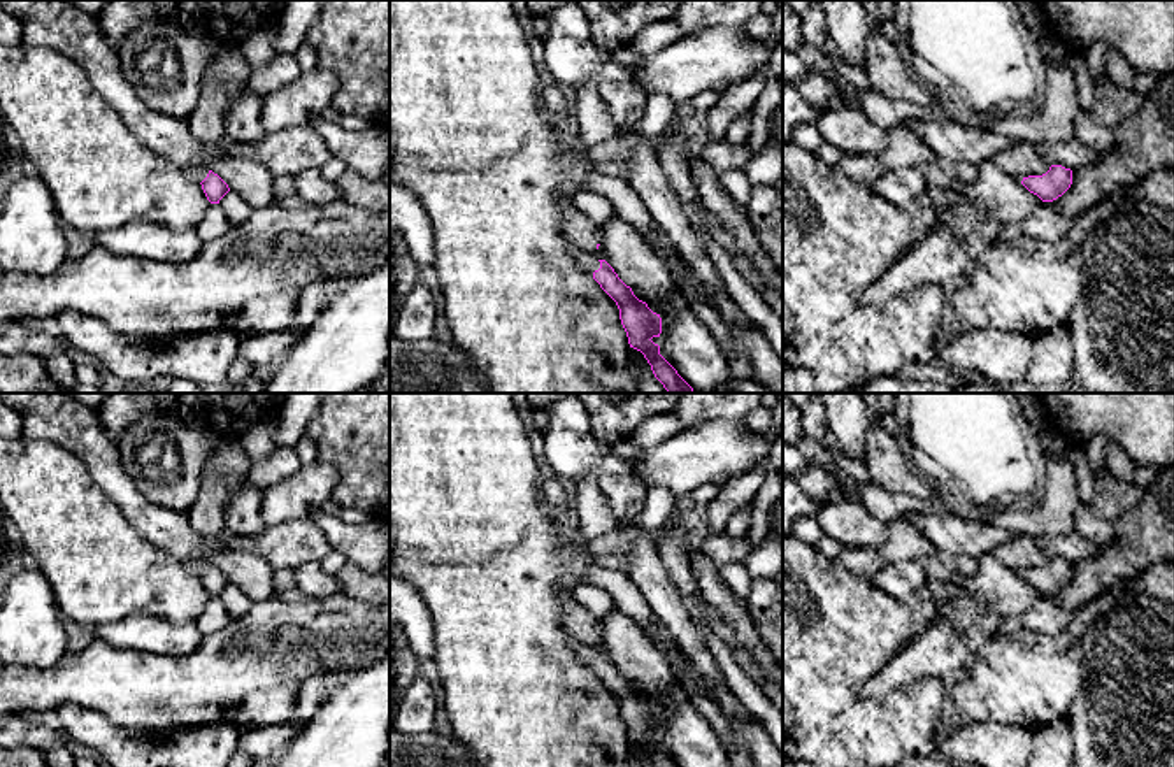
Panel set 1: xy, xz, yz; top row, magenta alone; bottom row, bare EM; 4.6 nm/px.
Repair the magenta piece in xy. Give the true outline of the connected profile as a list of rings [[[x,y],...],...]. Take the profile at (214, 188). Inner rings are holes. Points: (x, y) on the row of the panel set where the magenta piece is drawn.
[[[207,165],[184,167],[184,172],[202,184],[202,190],[211,204],[219,204],[219,200],[230,191],[228,184]]]

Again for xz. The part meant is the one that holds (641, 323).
[[[562,198],[560,204],[569,253],[616,302],[630,348],[644,355],[655,377],[663,384],[667,393],[691,393],[693,388],[660,355],[660,346],[651,340],[662,333],[660,314],[653,312],[646,302],[639,300],[632,288],[618,277],[614,269],[597,256],[600,246],[597,226],[583,216],[569,198]]]

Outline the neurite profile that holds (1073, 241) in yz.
[[[1104,200],[1085,214],[1079,214],[1074,225],[1070,226],[1069,233],[1063,239],[1053,242],[1058,258],[1065,260],[1074,251],[1077,251],[1086,233],[1093,230],[1114,209],[1114,204],[1114,200]]]

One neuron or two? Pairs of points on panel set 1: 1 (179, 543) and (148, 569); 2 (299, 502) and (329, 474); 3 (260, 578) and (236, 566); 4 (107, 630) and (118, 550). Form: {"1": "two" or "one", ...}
{"1": "two", "2": "one", "3": "one", "4": "two"}

